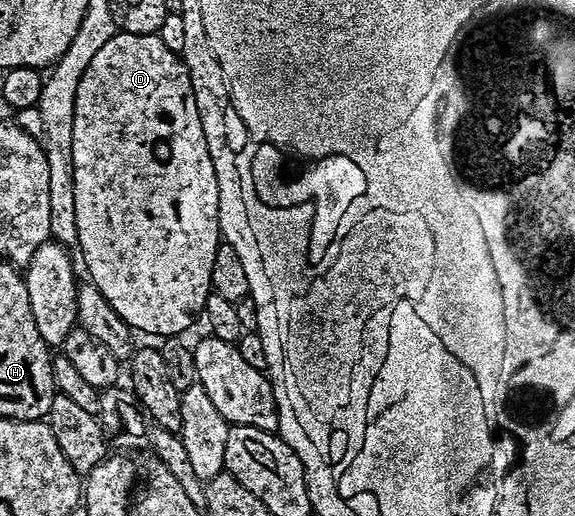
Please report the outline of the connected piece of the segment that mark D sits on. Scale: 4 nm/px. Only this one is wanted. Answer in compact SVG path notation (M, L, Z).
M118 31L111 39L107 39L107 43L103 43L103 47L97 52L95 59L91 59L91 67L87 67L87 71L83 71L83 79L79 79L79 91L81 93L81 101L85 101L85 105L89 105L89 109L93 109L93 105L97 105L97 149L109 149L109 145L113 145L113 157L97 157L97 161L73 161L73 174L75 175L75 223L77 224L76 248L78 250L81 249L81 257L85 260L85 269L89 272L88 280L105 296L107 303L111 303L113 310L126 321L130 330L136 331L138 334L140 334L139 332L156 333L159 339L177 337L184 334L197 317L197 314L204 310L205 301L211 292L212 265L215 263L217 248L223 241L221 228L219 227L219 183L215 175L215 163L211 159L211 151L207 147L207 139L203 135L203 123L199 119L199 107L195 107L195 91L191 87L189 72L184 60L178 54L173 53L171 47L167 47L167 43L163 43L163 39L157 33L126 33Z

